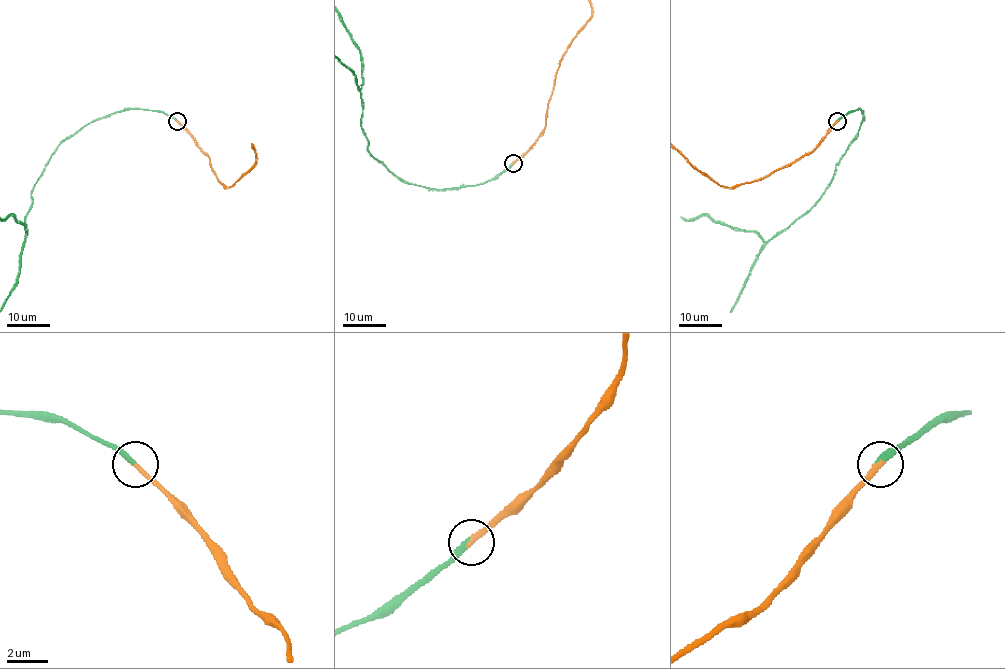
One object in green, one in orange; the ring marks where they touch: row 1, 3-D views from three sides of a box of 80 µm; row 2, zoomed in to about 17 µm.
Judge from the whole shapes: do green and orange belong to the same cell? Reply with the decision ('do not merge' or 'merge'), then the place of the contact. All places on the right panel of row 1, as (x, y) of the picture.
merge; at (837, 121)

